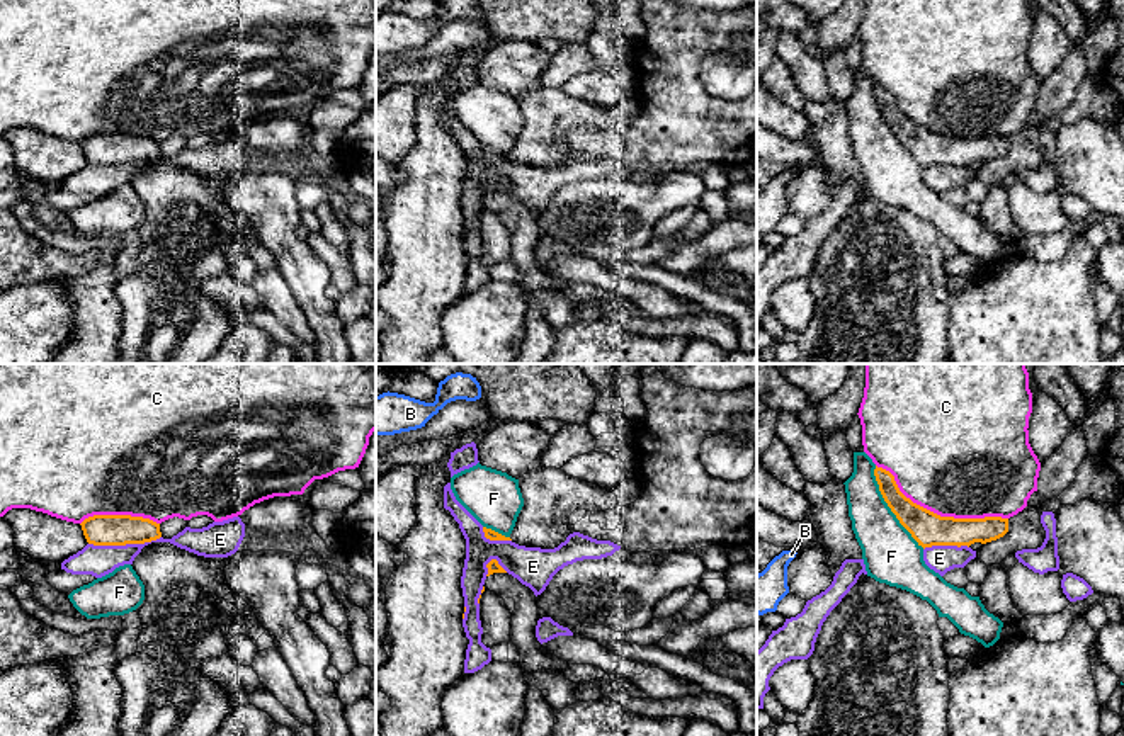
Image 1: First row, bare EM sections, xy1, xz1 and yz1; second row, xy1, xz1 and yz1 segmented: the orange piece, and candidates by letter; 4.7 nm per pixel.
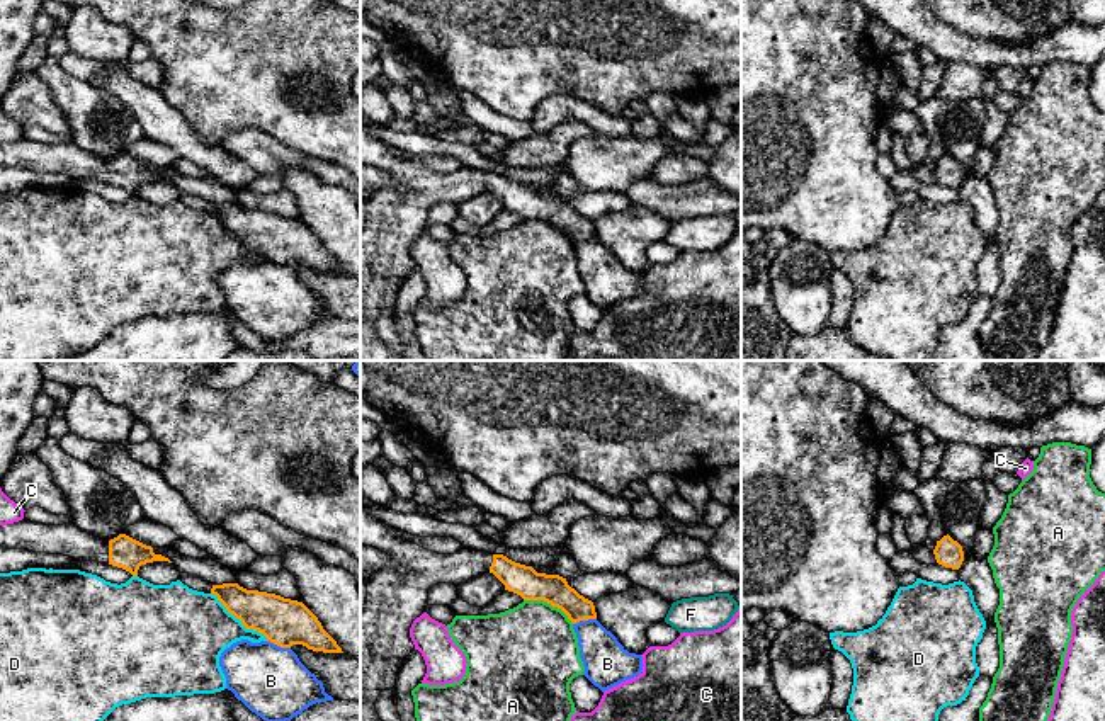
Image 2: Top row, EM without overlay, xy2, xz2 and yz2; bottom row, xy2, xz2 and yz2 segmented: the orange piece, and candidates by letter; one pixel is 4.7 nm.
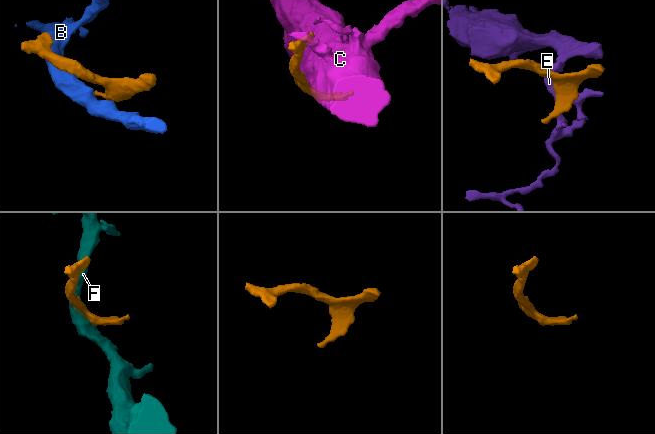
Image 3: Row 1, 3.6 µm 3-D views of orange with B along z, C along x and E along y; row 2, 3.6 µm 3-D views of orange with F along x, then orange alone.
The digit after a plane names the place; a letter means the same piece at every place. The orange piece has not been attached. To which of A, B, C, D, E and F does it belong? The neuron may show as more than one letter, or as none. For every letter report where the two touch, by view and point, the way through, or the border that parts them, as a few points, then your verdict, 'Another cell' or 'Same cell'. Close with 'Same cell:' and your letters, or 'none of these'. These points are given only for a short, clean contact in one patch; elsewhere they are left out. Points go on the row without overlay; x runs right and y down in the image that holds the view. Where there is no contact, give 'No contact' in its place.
A: Touches orange at xz2 (549, 221). Boundary: xz2 (524, 218), (543, 218), (556, 225), (573, 242). Another cell
B: Touches orange at xy2 (279, 264). Another cell
C: Touches orange at yz1 (939, 135). Another cell
D: Touches orange at xy2 (238, 237). Another cell
E: Touches orange at xy1 (124, 164). Another cell
F: Touches orange at yz1 (888, 124). Another cell
Same cell: none of these

